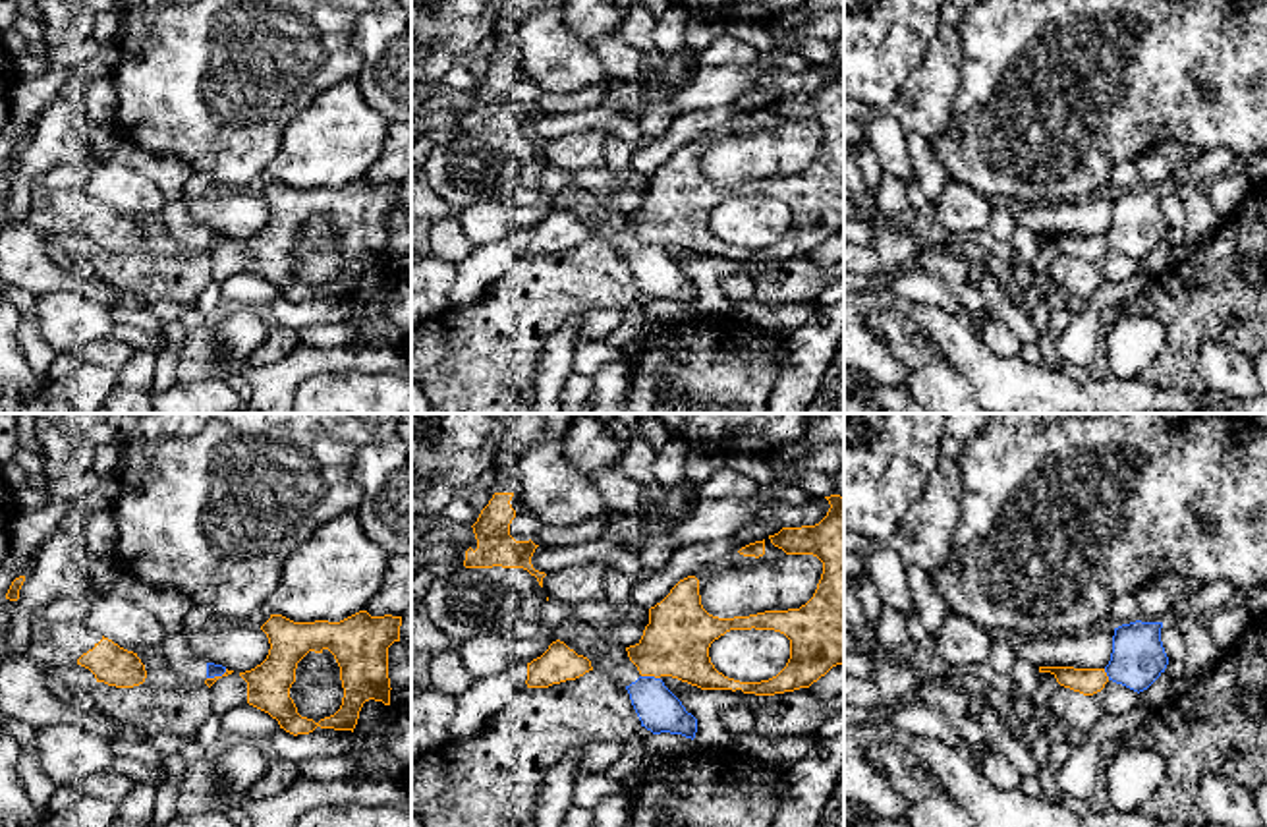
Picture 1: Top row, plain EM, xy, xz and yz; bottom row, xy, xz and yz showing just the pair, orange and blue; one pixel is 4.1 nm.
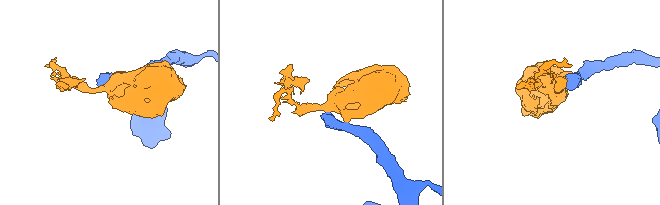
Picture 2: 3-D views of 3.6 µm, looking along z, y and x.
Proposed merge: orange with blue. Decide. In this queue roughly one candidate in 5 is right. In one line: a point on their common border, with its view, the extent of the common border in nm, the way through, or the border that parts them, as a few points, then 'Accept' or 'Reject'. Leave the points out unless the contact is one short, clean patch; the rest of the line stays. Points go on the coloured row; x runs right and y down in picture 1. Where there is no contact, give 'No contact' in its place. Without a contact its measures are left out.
Touches orange at xz (651, 675). Shared border 80 nm. Reject

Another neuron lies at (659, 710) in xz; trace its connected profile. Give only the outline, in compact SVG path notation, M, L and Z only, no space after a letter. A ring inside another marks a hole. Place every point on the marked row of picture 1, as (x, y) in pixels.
M564 614L554 634L577 655L591 661L593 670L626 686L641 727L653 734L670 732L695 738L697 719L661 678L641 676L626 647L610 647L589 622Z

